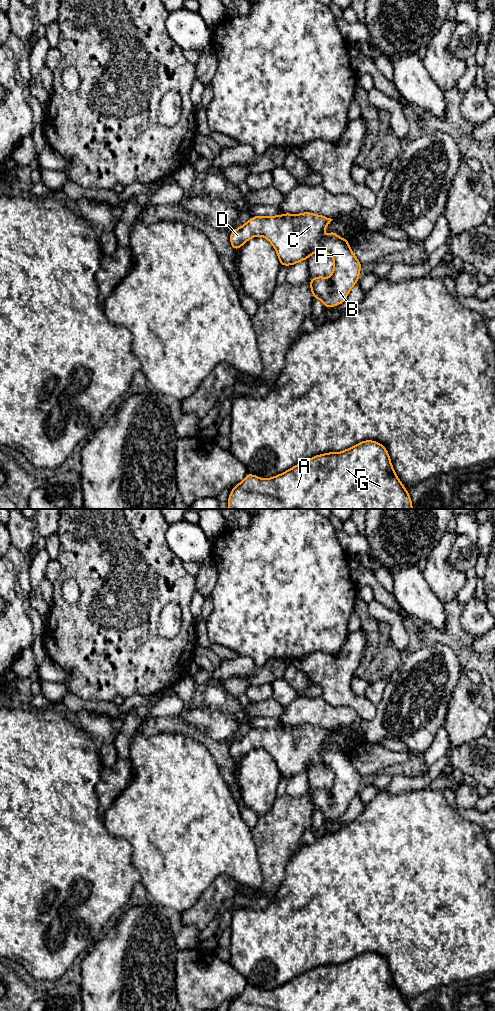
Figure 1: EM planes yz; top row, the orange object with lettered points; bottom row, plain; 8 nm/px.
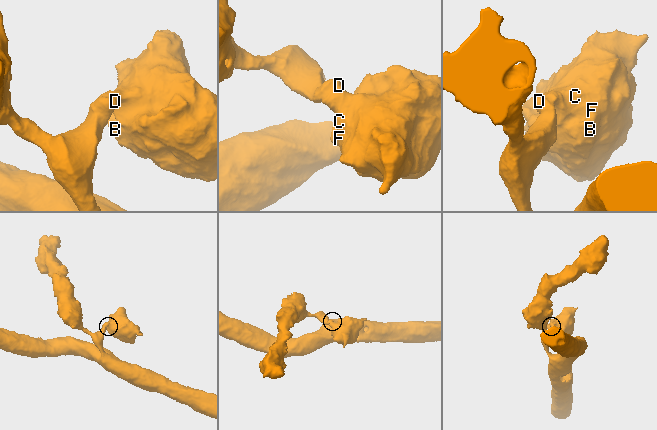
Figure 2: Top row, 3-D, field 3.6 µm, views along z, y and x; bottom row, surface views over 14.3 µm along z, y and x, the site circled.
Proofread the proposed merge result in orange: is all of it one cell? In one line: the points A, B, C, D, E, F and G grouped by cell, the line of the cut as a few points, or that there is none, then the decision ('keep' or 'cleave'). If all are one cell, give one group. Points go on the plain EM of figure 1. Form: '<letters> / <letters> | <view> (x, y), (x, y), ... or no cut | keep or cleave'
A B C D E F G | no cut | keep

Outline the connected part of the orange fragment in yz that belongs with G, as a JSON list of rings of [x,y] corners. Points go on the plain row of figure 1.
[[[365,952],[339,965],[329,964],[326,966],[316,967],[302,975],[299,975],[298,977],[295,977],[289,982],[283,984],[282,986],[276,987],[275,989],[272,990],[265,990],[264,992],[262,992],[260,989],[256,987],[247,985],[243,993],[233,999],[228,1011],[411,1011],[411,1010],[407,1004],[406,999],[403,998],[403,996],[400,994],[398,988],[394,983],[386,959],[376,953]]]

